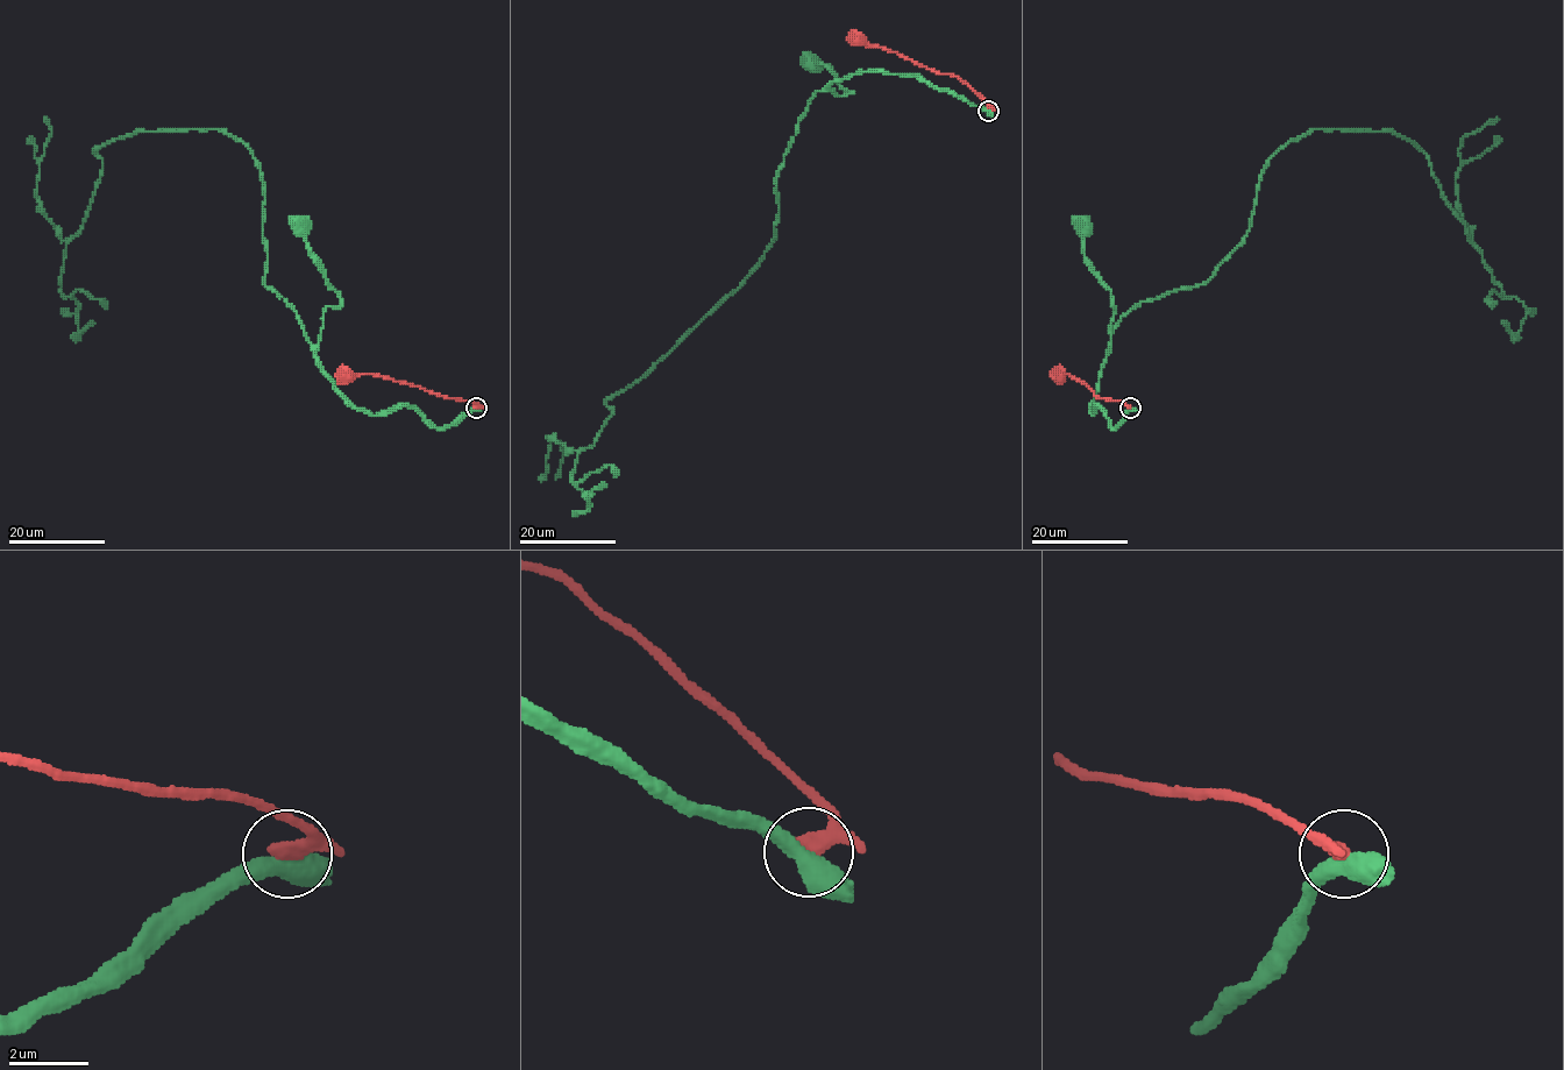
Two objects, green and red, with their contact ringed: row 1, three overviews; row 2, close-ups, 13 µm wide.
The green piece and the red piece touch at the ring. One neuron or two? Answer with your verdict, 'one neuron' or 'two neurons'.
two neurons

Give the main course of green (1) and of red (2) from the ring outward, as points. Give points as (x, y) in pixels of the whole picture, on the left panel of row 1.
1: (476, 408), (439, 427), (405, 406), (357, 410), (335, 388), (317, 355), (324, 310), (341, 296), (300, 226)
2: (476, 408), (471, 401), (456, 399), (374, 375), (336, 376)

